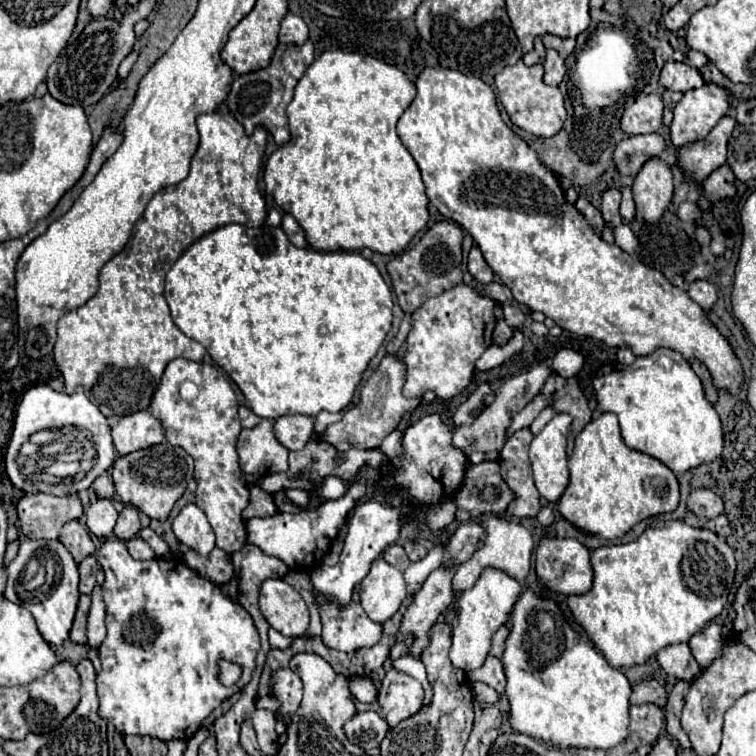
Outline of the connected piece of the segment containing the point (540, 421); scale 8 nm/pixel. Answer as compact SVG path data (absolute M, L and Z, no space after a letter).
M551 405L545 407L545 409L537 415L537 419L531 423L531 431L533 431L533 435L537 435L537 433L539 433L539 431L541 431L541 429L543 429L555 415L557 415L555 407L551 407Z

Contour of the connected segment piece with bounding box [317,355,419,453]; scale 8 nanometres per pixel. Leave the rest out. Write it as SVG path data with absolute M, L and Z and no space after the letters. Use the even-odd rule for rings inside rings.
M395 355L383 357L381 365L373 373L373 377L367 379L367 383L361 387L359 405L353 405L351 409L343 411L343 419L339 423L329 425L325 435L319 435L317 439L331 443L337 447L339 453L357 447L357 449L375 449L381 445L381 441L397 427L401 417L407 411L413 411L419 405L419 399L405 399L401 395L401 383L405 381L405 363L397 359Z

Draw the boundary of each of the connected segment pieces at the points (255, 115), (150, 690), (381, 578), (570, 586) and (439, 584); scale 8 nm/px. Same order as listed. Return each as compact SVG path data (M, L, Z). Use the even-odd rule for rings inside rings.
M307 41L305 45L279 45L271 57L269 67L257 69L245 75L237 75L231 83L231 91L227 97L229 113L245 127L245 133L251 135L253 127L265 127L277 145L285 145L289 141L289 127L287 127L287 115L285 107L293 99L293 89L307 71L307 67L313 63L313 43Z
M109 539L101 545L97 561L105 571L101 597L105 603L107 625L107 637L99 647L103 663L103 669L97 673L99 715L111 721L117 731L125 735L149 735L161 741L177 737L189 741L201 721L209 717L215 707L239 693L251 681L255 657L261 647L251 615L237 601L225 597L219 585L201 579L181 559L155 557L151 561L137 561L129 555L123 541ZM219 659L227 659L243 667L243 675L233 687L221 685Z
M383 557L375 559L369 575L361 581L361 605L365 613L373 621L385 623L397 613L405 597L403 573L389 565Z
M543 537L539 541L535 553L535 573L537 579L547 585L547 589L563 595L583 595L591 589L593 569L591 569L591 551L581 545L577 539L561 539L561 537Z
M453 563L453 565L441 565L437 571L433 571L427 579L425 579L425 583L423 583L423 587L419 589L419 593L415 595L415 599L413 599L413 603L407 607L407 611L405 611L405 617L403 617L403 623L401 623L401 631L399 631L399 637L397 637L397 643L391 647L391 659L397 659L399 655L403 655L403 653L411 653L411 655L415 655L415 657L419 657L421 655L421 647L425 647L425 643L429 643L429 627L437 621L437 617L447 609L447 605L453 601L453 597L455 597L455 591L453 591L453 585L451 585L451 579L453 579L453 575L455 575L455 571L457 571L457 563ZM407 633L413 633L417 639L415 639L415 643L411 645L411 647L405 647L403 645L403 641L405 641L405 635Z

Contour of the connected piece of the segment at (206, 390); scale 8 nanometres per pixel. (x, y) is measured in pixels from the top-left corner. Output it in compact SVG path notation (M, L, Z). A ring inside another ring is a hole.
M175 359L167 365L159 389L153 395L151 413L161 421L167 441L185 449L195 461L195 503L205 511L215 531L217 547L227 553L239 551L247 543L241 511L249 503L249 489L241 479L243 473L237 463L235 443L237 435L241 433L241 423L237 419L237 399L231 383L213 365L195 363L189 359ZM185 379L197 383L199 387L199 395L191 403L179 397L179 385Z

